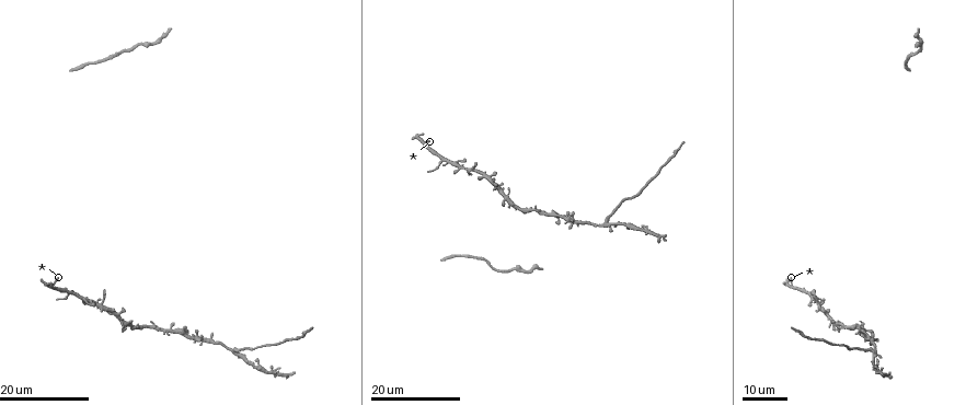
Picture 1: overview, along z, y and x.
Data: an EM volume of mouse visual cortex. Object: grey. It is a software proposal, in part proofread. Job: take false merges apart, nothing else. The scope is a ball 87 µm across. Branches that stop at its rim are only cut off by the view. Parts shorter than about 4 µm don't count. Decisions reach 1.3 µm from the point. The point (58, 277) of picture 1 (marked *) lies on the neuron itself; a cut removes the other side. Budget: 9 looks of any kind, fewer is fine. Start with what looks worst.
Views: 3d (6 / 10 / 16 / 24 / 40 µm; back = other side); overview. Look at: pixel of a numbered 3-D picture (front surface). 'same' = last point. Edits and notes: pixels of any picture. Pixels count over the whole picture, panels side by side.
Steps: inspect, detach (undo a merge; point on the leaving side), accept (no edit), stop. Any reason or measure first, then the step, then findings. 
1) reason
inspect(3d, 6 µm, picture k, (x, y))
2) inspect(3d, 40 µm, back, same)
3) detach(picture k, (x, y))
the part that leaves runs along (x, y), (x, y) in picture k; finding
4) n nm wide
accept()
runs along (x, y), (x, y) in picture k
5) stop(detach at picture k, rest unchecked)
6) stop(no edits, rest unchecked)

three-way junction
inspect(3d, 24 µm, picture 1, (607, 223))

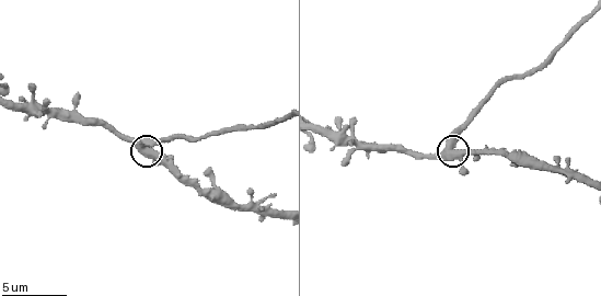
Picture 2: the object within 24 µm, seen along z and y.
inspect(3d, 10 µm, picture 2, (146, 149))

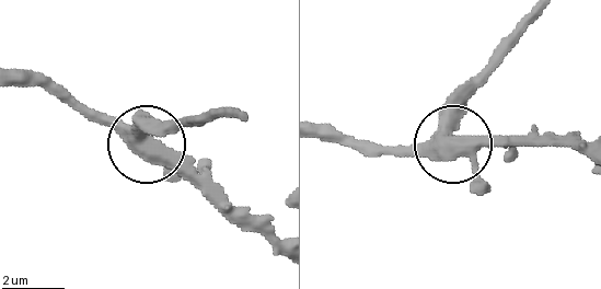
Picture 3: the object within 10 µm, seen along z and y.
detach(picture 3, (459, 93))
the part that leaves runs along (445, 136), (460, 91), (531, 12) in picture 3; two neurons meet here

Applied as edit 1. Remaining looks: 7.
redraw
inspect(overview)

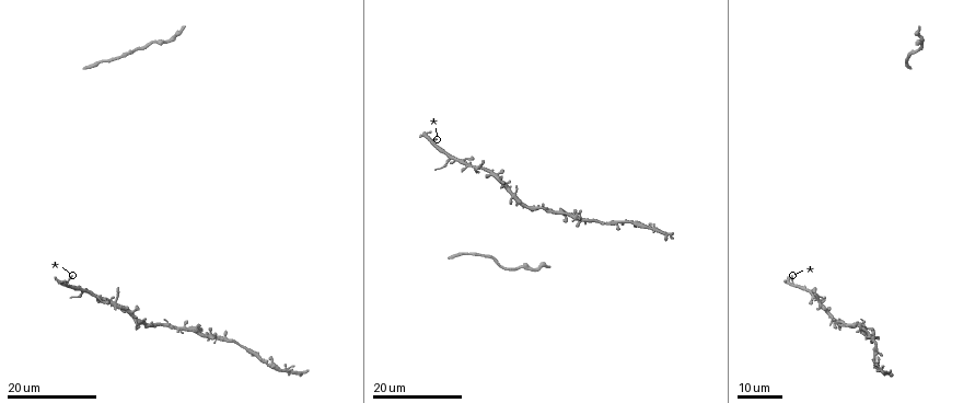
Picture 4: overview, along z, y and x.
thin arm on a thick one
inspect(3d, 24 µm, picture 4, (819, 304))

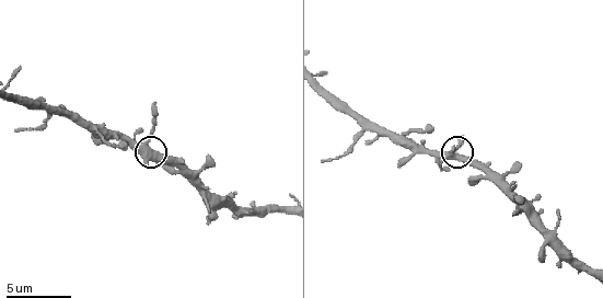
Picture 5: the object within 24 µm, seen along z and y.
inspect(3d, 6 µm, picture 5, (149, 150))

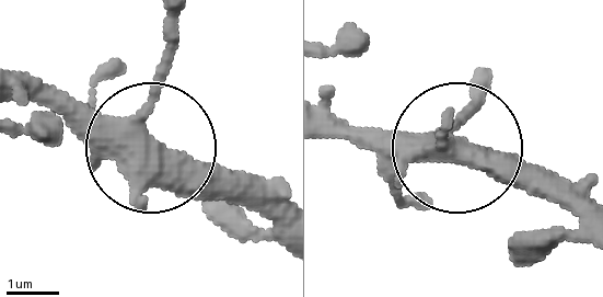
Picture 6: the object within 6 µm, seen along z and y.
410 nm wide
accept()
all the same neuron

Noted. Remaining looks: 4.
inspect(3d, 16 µm, picture 5, (368, 130))

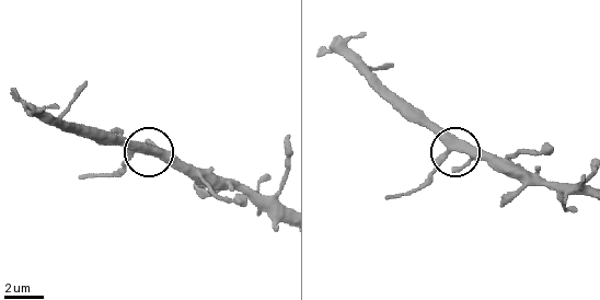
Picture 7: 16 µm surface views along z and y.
from behind
inspect(3d, 16 µm, back, picture 7, (453, 150))

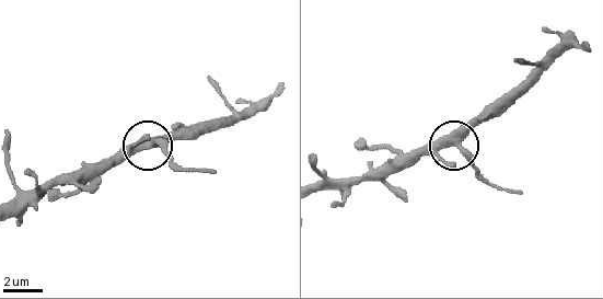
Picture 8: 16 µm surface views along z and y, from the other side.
3 arms
accept()
runs along (513, 62), (534, 65), (533, 72), (457, 146), (482, 174) in picture 8; continuous, no second neuron

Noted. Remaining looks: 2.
four or more arms meet
inspect(3d, 24 µm, picture 4, (199, 329))

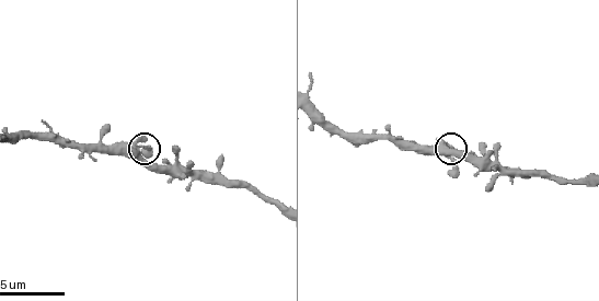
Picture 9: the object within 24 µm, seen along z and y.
inspect(3d, 6 µm, picture 9, (139, 153))

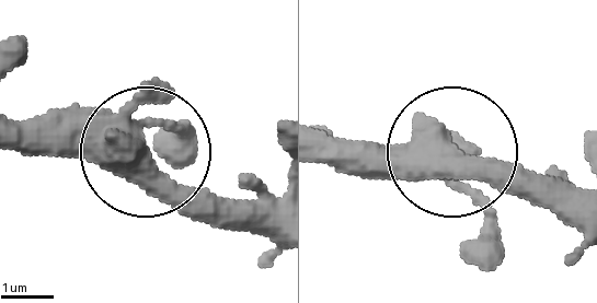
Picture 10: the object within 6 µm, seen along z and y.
5 arms
accept()
all the same neuron

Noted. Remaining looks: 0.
stop(detach at picture 3, rest unchecked)

